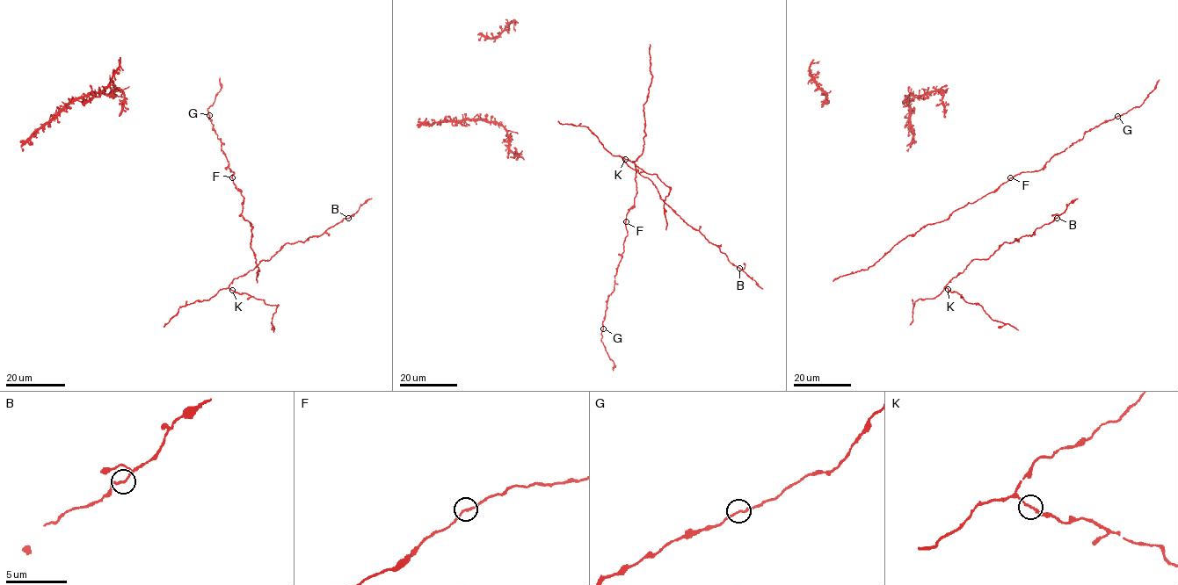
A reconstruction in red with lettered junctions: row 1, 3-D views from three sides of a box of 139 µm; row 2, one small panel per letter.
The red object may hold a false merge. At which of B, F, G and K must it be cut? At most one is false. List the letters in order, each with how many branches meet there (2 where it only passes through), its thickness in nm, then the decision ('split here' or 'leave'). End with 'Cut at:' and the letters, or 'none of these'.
B: 2 branches meet; 160 nm thick; split here
F: 2 branches meet; 170 nm thick; leave
G: 2 branches meet; 160 nm thick; leave
K: 2 branches meet; 180 nm thick; leave
Cut at: B

